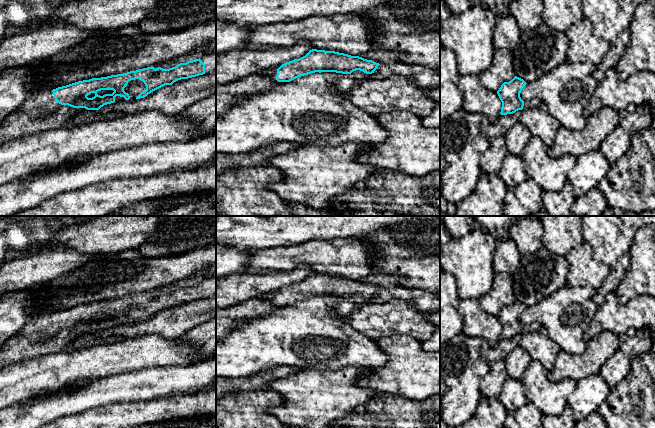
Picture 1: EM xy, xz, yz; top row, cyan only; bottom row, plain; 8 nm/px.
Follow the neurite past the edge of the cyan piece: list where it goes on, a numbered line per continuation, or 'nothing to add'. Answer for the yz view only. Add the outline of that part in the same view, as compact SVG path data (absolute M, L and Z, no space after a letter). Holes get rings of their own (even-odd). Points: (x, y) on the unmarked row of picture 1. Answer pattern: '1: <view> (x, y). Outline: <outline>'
1: yz (531, 328). Outline: M533 323L530 325L526 325L524 326L524 330L523 333L533 333L535 331L537 331L539 328L541 327L541 325L539 323Z

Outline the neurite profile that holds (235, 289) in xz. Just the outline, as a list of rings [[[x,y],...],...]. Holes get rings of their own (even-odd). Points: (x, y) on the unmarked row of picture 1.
[[[305,266],[291,272],[237,273],[216,281],[216,309],[227,309],[248,299],[278,293],[282,288],[305,280],[313,272]]]

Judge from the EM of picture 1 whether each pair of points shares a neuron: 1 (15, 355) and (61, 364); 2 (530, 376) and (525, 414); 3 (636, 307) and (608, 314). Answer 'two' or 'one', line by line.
1: two
2: two
3: one

